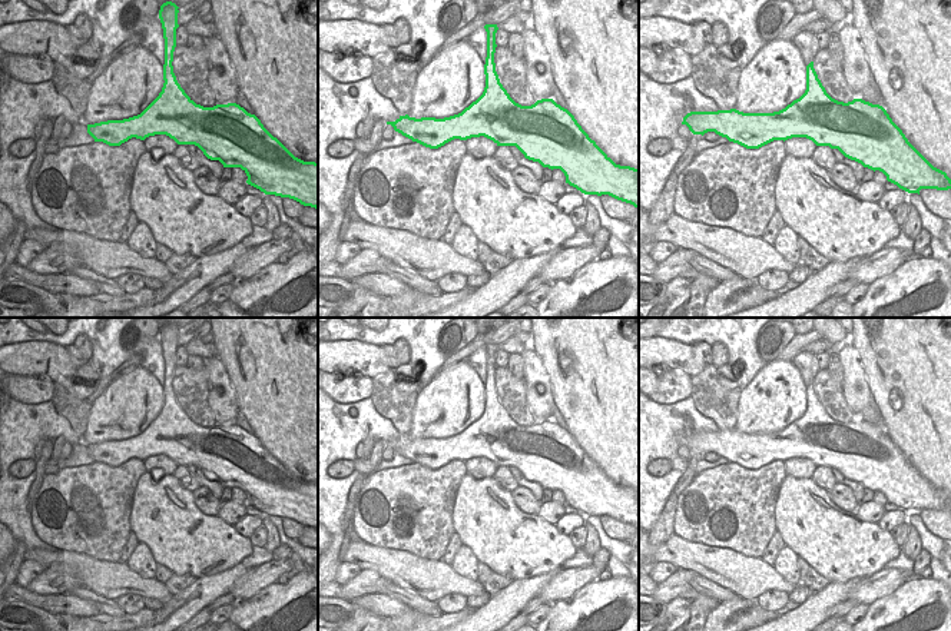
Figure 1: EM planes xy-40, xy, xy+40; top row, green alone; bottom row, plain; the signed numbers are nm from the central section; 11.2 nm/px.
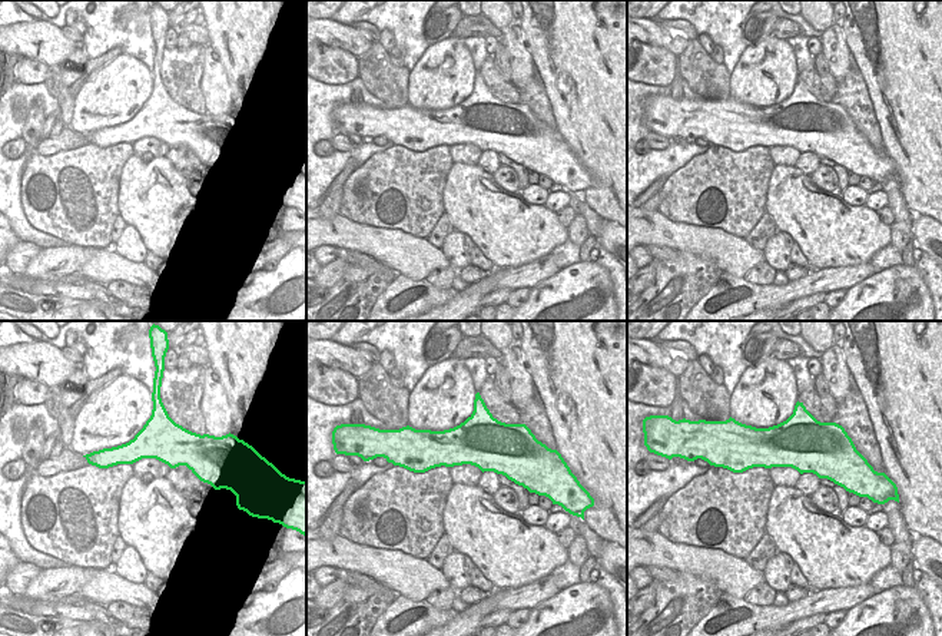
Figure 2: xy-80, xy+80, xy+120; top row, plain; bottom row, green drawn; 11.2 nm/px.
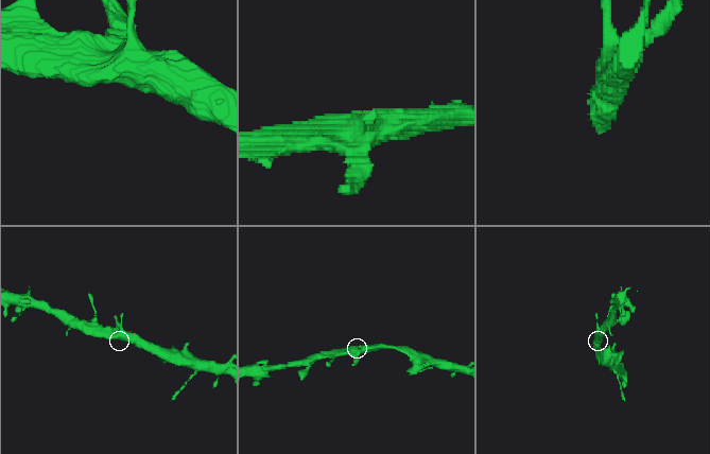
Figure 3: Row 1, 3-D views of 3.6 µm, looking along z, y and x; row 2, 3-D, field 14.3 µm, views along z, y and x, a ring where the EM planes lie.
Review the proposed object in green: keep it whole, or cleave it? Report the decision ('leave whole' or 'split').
leave whole

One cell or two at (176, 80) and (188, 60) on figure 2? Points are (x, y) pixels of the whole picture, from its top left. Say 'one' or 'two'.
one

